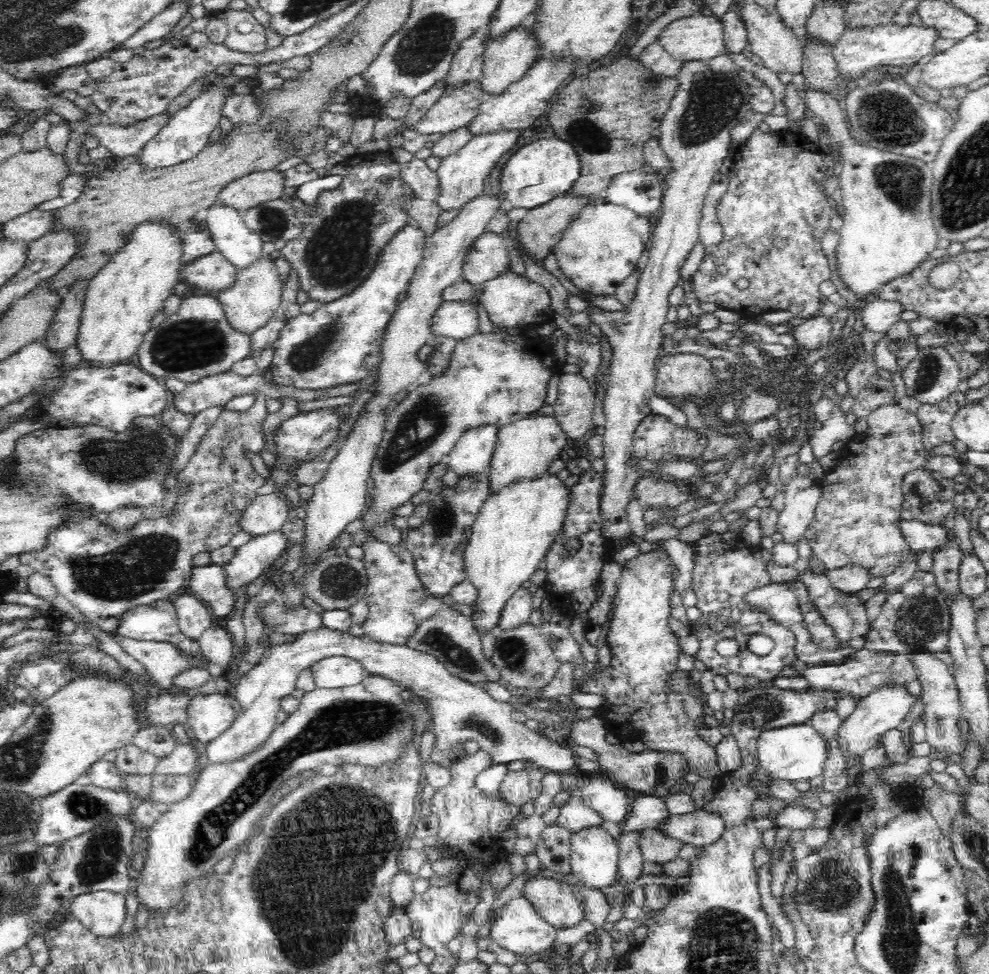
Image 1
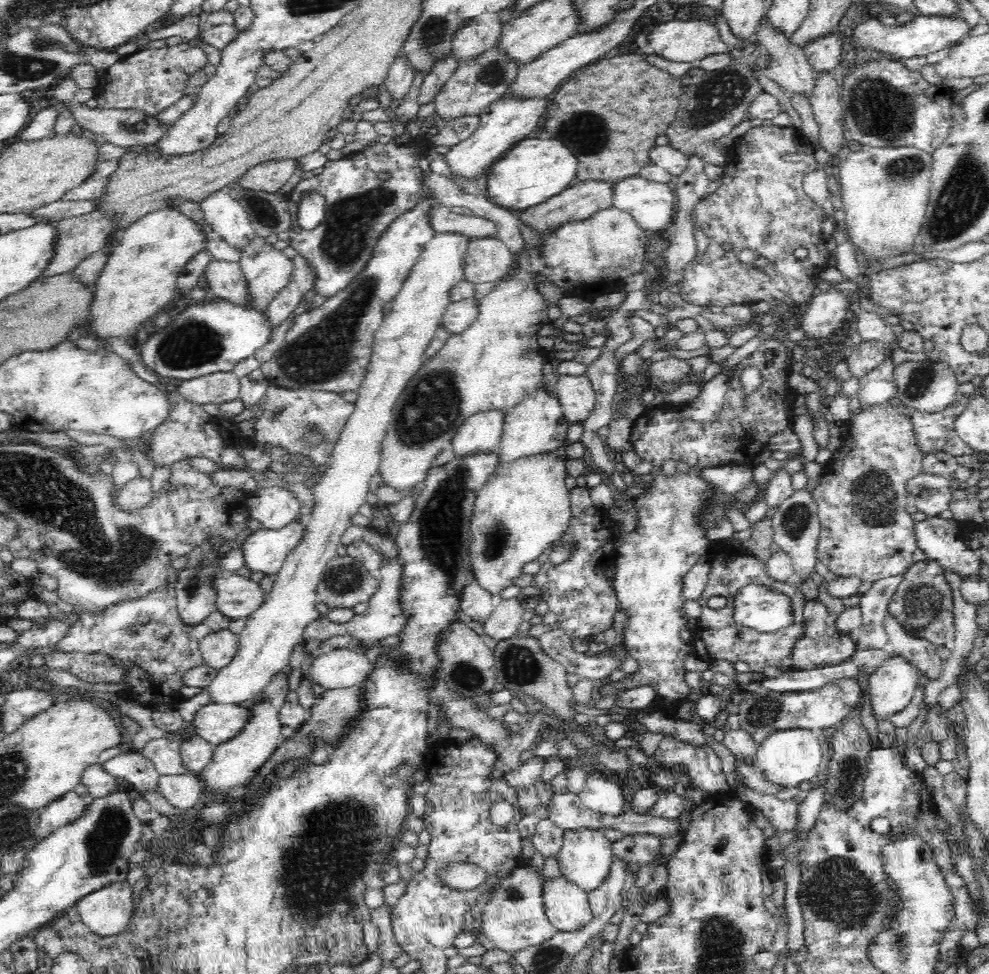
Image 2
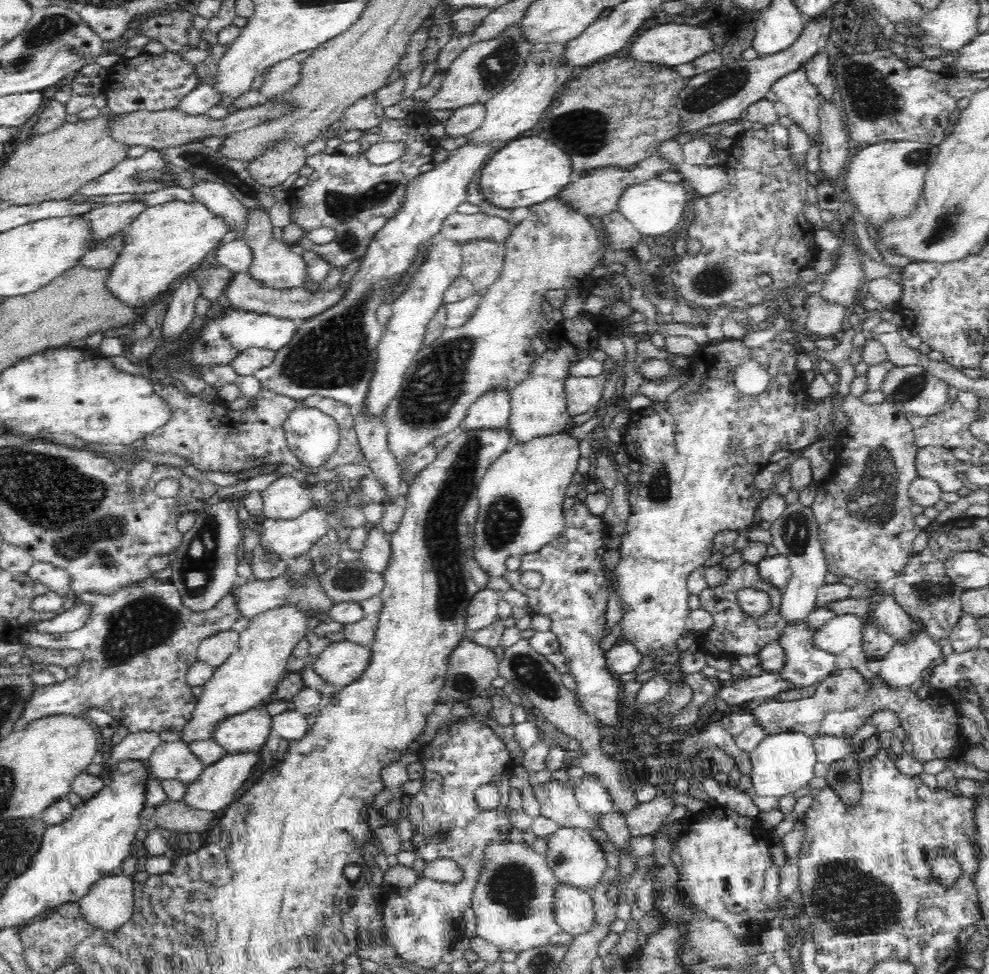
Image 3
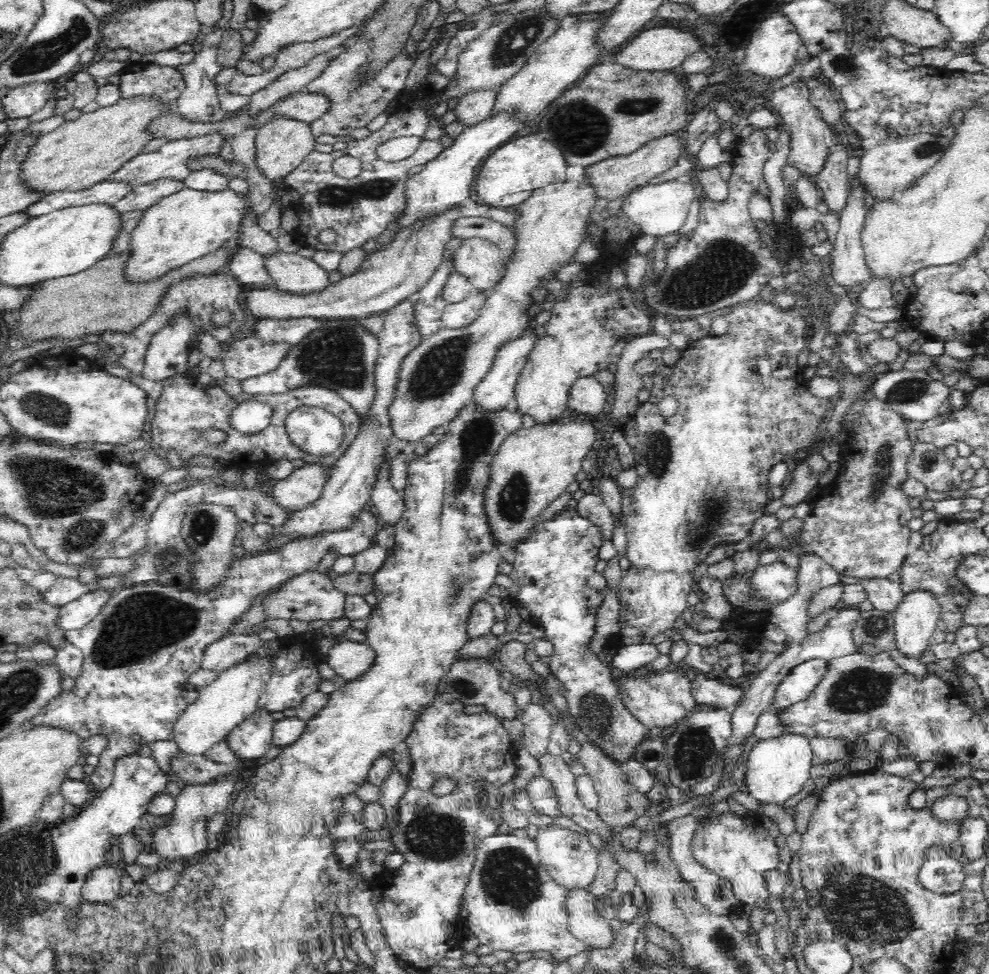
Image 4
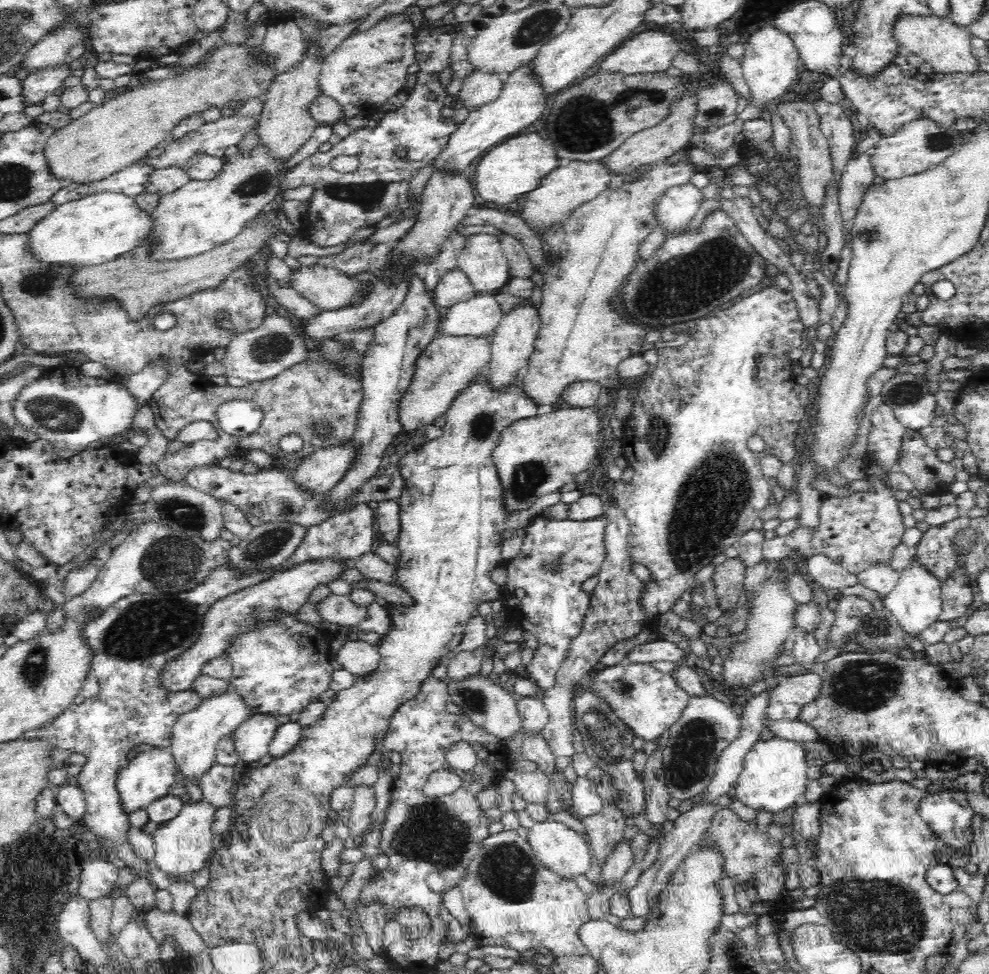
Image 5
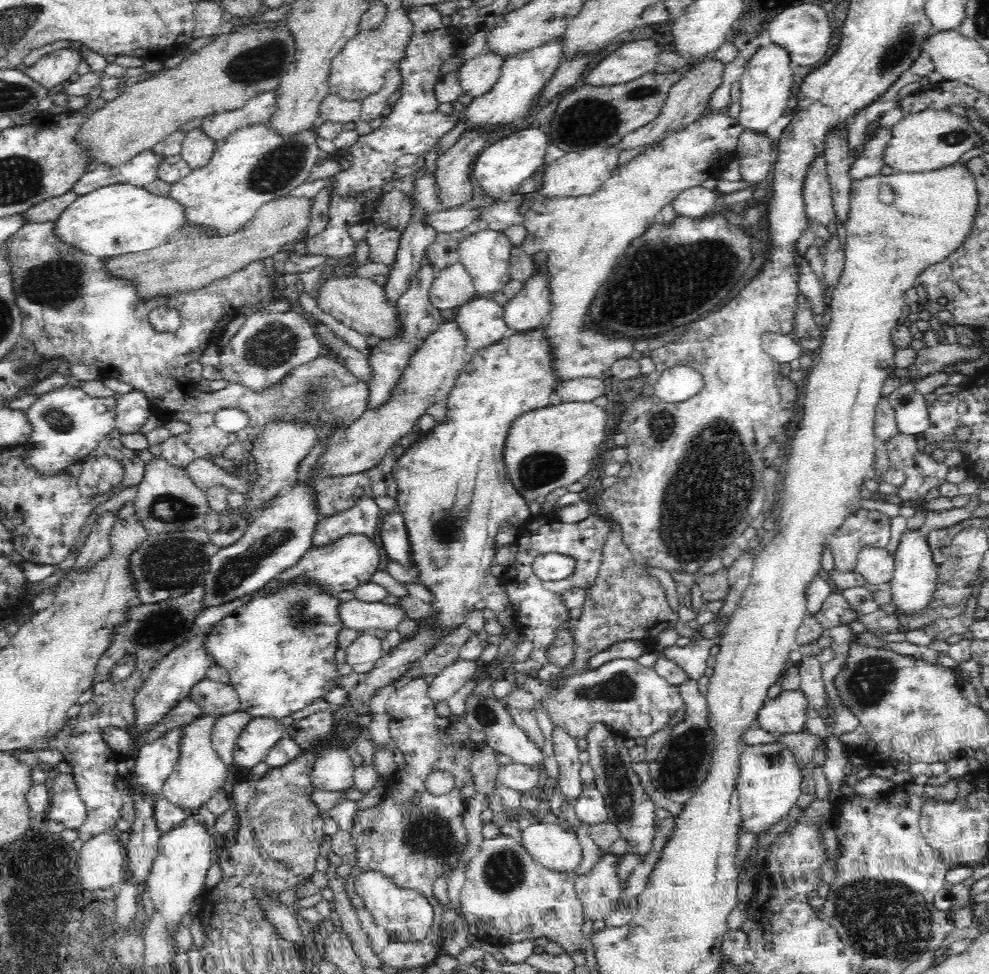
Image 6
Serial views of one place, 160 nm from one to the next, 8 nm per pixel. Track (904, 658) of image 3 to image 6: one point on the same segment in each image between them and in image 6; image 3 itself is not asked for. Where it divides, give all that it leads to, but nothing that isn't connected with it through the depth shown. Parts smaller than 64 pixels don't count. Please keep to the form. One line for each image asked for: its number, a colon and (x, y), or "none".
4: (916, 616)
5: (916, 603)
6: (914, 578)

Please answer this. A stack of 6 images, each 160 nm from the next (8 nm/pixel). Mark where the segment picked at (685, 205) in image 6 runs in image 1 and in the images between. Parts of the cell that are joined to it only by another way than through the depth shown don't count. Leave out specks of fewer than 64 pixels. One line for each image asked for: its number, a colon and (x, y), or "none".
1: (641, 192)
2: (652, 205)
3: (654, 207)
4: (660, 209)
5: (675, 209)

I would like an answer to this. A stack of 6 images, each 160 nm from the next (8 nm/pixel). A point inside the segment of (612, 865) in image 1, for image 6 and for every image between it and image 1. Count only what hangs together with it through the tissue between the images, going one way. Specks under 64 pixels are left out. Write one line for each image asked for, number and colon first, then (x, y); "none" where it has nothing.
2: (585, 856)
3: (576, 858)
4: (568, 856)
5: (562, 850)
6: (558, 850)

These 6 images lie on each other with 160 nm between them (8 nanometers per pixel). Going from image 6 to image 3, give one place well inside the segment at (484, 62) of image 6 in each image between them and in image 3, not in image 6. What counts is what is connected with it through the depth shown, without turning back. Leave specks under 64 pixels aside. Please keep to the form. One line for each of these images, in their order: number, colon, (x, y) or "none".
3: (463, 121)
4: (475, 105)
5: (478, 87)

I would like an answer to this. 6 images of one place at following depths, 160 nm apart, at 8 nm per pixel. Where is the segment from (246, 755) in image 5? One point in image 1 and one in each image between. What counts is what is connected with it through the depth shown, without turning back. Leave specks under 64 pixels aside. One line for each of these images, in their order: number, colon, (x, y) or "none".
1: (209, 715)
2: (216, 723)
3: (248, 732)
4: (250, 740)

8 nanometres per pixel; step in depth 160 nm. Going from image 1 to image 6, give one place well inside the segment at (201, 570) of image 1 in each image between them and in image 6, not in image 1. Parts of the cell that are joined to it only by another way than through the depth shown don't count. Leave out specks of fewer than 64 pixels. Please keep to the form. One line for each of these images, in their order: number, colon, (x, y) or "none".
2: (237, 597)
3: (307, 594)
4: (311, 596)
5: (341, 610)
6: (365, 616)

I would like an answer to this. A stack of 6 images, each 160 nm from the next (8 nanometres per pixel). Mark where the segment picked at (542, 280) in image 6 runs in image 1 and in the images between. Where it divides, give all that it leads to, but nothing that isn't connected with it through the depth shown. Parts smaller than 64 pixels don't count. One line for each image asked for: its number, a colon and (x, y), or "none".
1: (472, 453)
2: (481, 432)
3: (492, 408)
4: (496, 390)
5: (512, 344)

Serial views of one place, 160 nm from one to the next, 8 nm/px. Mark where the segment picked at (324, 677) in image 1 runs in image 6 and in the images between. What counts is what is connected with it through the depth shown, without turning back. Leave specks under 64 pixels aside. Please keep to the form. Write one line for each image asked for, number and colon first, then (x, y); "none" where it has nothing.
2: (342, 667)
3: (340, 663)
4: (349, 659)
5: (360, 658)
6: (363, 653)

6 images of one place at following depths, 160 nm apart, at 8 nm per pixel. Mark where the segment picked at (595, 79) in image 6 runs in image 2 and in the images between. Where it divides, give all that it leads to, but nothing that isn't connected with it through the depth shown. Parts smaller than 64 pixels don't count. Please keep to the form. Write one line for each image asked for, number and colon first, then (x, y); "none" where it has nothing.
2: (691, 40)
3: (668, 45)
4: (657, 49)
5: (651, 51)

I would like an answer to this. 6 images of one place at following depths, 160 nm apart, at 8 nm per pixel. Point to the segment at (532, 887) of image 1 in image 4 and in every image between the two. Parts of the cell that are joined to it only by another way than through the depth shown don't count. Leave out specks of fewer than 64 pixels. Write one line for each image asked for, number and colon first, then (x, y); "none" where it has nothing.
2: (568, 908)
3: (573, 907)
4: (588, 926)

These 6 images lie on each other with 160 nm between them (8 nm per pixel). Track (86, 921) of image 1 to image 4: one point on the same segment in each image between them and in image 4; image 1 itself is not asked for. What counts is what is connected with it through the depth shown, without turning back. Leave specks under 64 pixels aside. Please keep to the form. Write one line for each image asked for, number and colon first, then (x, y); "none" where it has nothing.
2: (106, 911)
3: (108, 903)
4: (102, 883)

